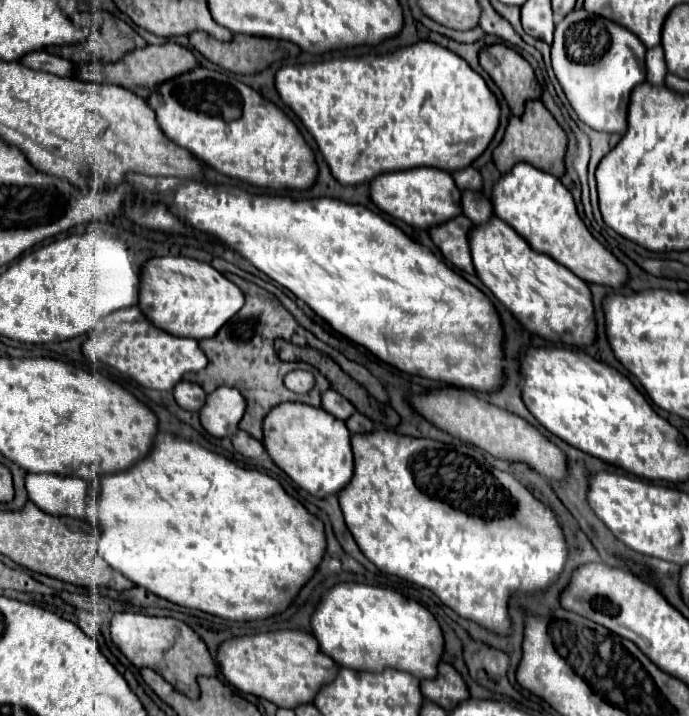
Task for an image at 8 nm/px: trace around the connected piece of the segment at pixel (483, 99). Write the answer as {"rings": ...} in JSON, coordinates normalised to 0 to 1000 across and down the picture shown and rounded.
{"rings":[[[604,59],[560,75],[485,81],[433,92],[412,92],[398,109],[406,140],[424,151],[462,201],[464,215],[493,257],[528,257],[543,246],[604,232],[630,232],[659,240],[691,223],[711,201],[726,148],[702,109],[673,81],[630,59]]]}

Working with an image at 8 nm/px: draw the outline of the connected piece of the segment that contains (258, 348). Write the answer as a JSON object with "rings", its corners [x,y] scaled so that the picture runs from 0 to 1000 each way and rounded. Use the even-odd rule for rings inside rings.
{"rings":[[[363,394],[351,397],[351,402],[357,411],[354,430],[331,453],[325,453],[325,458],[319,458],[319,464],[313,469],[290,475],[290,486],[296,489],[296,494],[305,503],[302,514],[293,520],[284,520],[284,522],[270,522],[270,531],[287,534],[299,545],[299,550],[305,550],[308,545],[313,545],[319,539],[337,539],[337,542],[348,545],[360,561],[360,573],[348,589],[348,598],[380,617],[380,589],[383,589],[389,573],[395,573],[395,567],[403,567],[409,561],[447,561],[450,567],[464,567],[467,550],[479,542],[479,534],[450,508],[409,506],[398,489],[398,475],[403,469],[427,475],[427,478],[441,478],[444,483],[453,483],[453,486],[464,486],[464,483],[470,486],[470,478],[464,478],[453,464],[438,458],[430,450],[430,444],[392,408],[374,402]],[[433,514],[453,520],[459,528],[459,542],[450,545],[447,550],[424,550],[409,536],[409,522],[418,522],[421,517],[433,517]]]}

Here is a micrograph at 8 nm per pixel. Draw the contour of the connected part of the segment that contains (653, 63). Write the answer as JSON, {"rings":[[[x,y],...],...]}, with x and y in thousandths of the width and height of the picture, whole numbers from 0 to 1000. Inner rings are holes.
{"rings":[[[961,64],[943,67],[938,73],[938,115],[946,120],[961,120],[967,109],[967,89],[964,89],[964,70]]]}

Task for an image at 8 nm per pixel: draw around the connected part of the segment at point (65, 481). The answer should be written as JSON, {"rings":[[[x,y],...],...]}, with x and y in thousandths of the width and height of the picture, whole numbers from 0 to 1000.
{"rings":[[[38,662],[35,676],[44,698],[78,721],[113,723],[128,704],[128,676],[110,665]]]}

